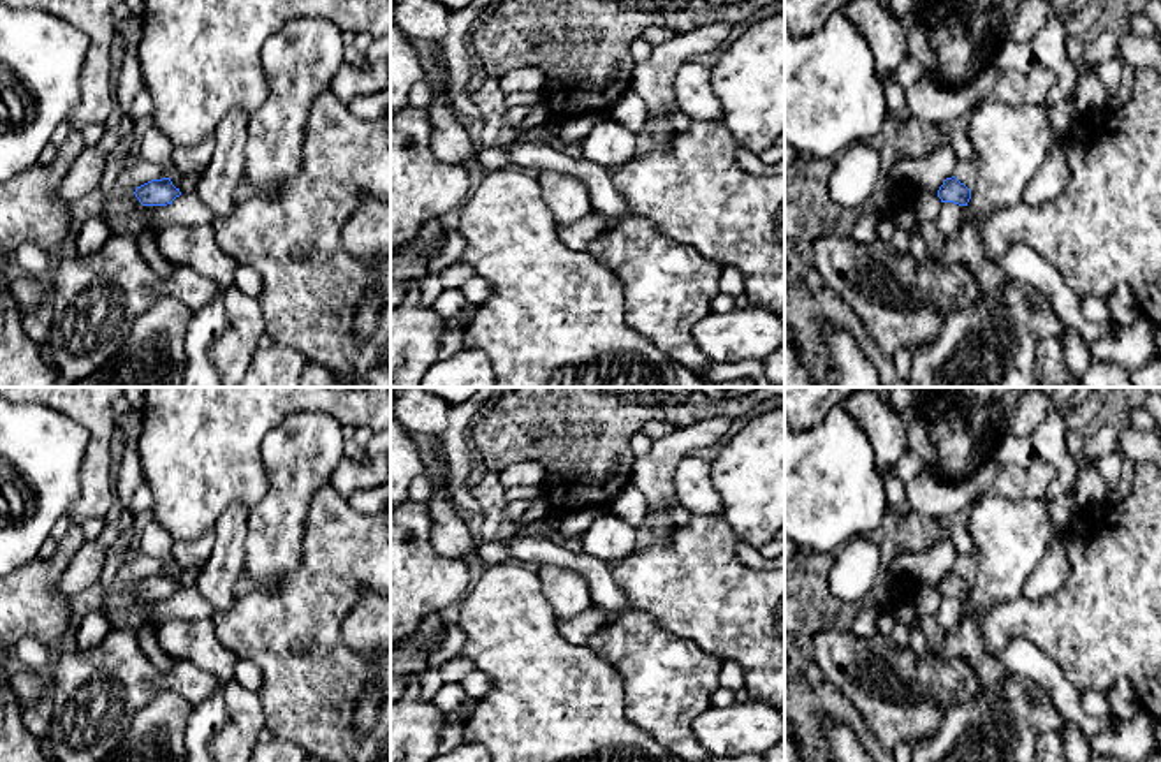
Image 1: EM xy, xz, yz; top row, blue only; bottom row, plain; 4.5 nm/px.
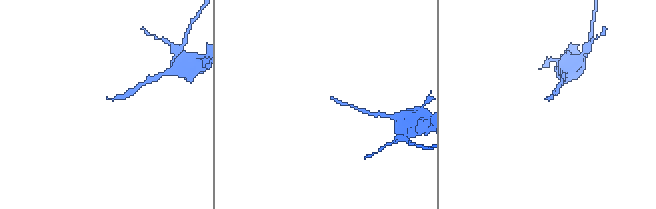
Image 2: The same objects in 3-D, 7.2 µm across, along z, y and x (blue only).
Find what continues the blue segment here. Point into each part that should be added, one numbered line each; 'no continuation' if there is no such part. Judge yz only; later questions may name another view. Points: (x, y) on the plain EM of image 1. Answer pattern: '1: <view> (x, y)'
no continuation

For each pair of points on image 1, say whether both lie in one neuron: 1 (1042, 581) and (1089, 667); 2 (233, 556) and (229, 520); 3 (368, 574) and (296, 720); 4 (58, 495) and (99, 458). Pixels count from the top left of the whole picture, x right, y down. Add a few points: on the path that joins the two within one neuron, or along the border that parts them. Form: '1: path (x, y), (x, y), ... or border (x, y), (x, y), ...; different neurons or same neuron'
1: border (1068, 556), (1068, 576), (1052, 592), (1024, 597); different neurons
2: path (231, 548), (231, 528); same neuron
3: path (329, 604), (321, 613), (310, 681); same neuron
4: border (90, 435), (81, 468), (81, 491), (65, 514); different neurons

